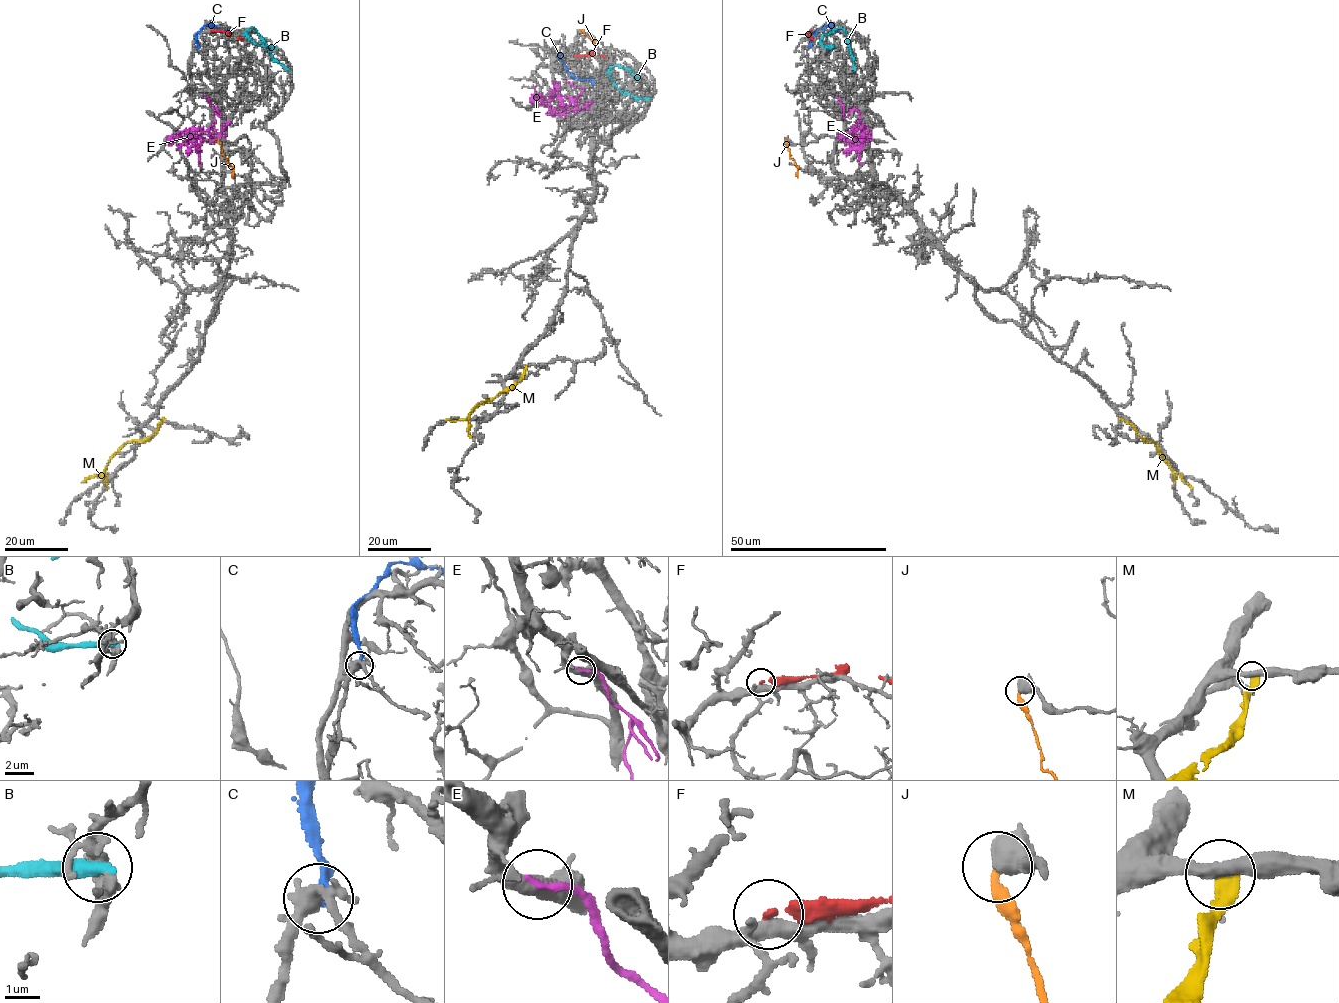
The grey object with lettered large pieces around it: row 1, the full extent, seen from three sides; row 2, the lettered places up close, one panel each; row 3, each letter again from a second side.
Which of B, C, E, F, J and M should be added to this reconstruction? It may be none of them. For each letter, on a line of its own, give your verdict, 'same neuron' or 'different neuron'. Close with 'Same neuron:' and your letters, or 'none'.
B: different neuron
C: different neuron
E: different neuron
F: different neuron
J: different neuron
M: different neuron
Same neuron: none

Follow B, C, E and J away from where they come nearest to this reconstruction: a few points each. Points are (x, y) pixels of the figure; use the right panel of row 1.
B: (853, 68), (846, 33), (841, 28), (821, 39), (824, 46), (833, 46)
C: (808, 48), (811, 37), (826, 25), (839, 33)
E: (836, 97), (844, 116), (854, 108), (860, 114), (849, 134), (860, 139), (854, 137), (851, 143), (842, 142)
J: (785, 140), (790, 157), (797, 167), (797, 176)

